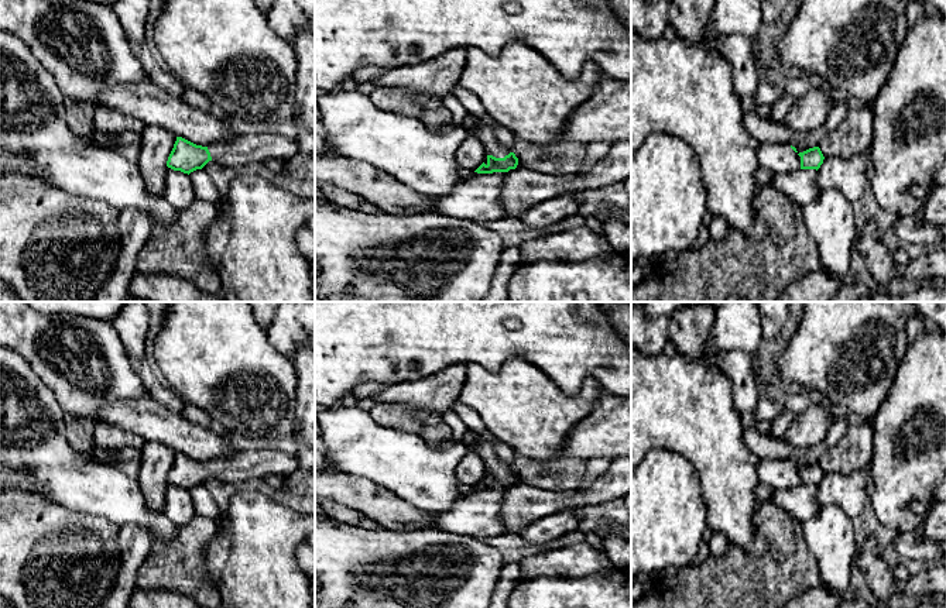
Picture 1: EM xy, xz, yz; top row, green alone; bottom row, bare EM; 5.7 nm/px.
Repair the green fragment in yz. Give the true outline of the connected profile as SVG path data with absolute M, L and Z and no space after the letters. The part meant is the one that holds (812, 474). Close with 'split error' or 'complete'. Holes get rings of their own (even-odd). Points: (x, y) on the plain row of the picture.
M760 458L757 474L761 484L779 490L818 487L825 475L819 463L798 468L795 463L781 458Z; split error

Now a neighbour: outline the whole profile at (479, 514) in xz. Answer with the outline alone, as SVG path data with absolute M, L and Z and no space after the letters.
M504 488L477 490L460 497L443 512L435 513L435 528L457 536L484 540L507 530L501 521Z

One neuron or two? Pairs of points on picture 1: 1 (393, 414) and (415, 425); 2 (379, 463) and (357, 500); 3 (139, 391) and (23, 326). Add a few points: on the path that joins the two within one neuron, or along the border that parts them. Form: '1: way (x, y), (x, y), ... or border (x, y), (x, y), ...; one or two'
1: way (398, 415), (410, 419); one
2: border (336, 471), (369, 478), (397, 495); two
3: way (110, 378), (89, 368), (79, 359), (51, 343); one

